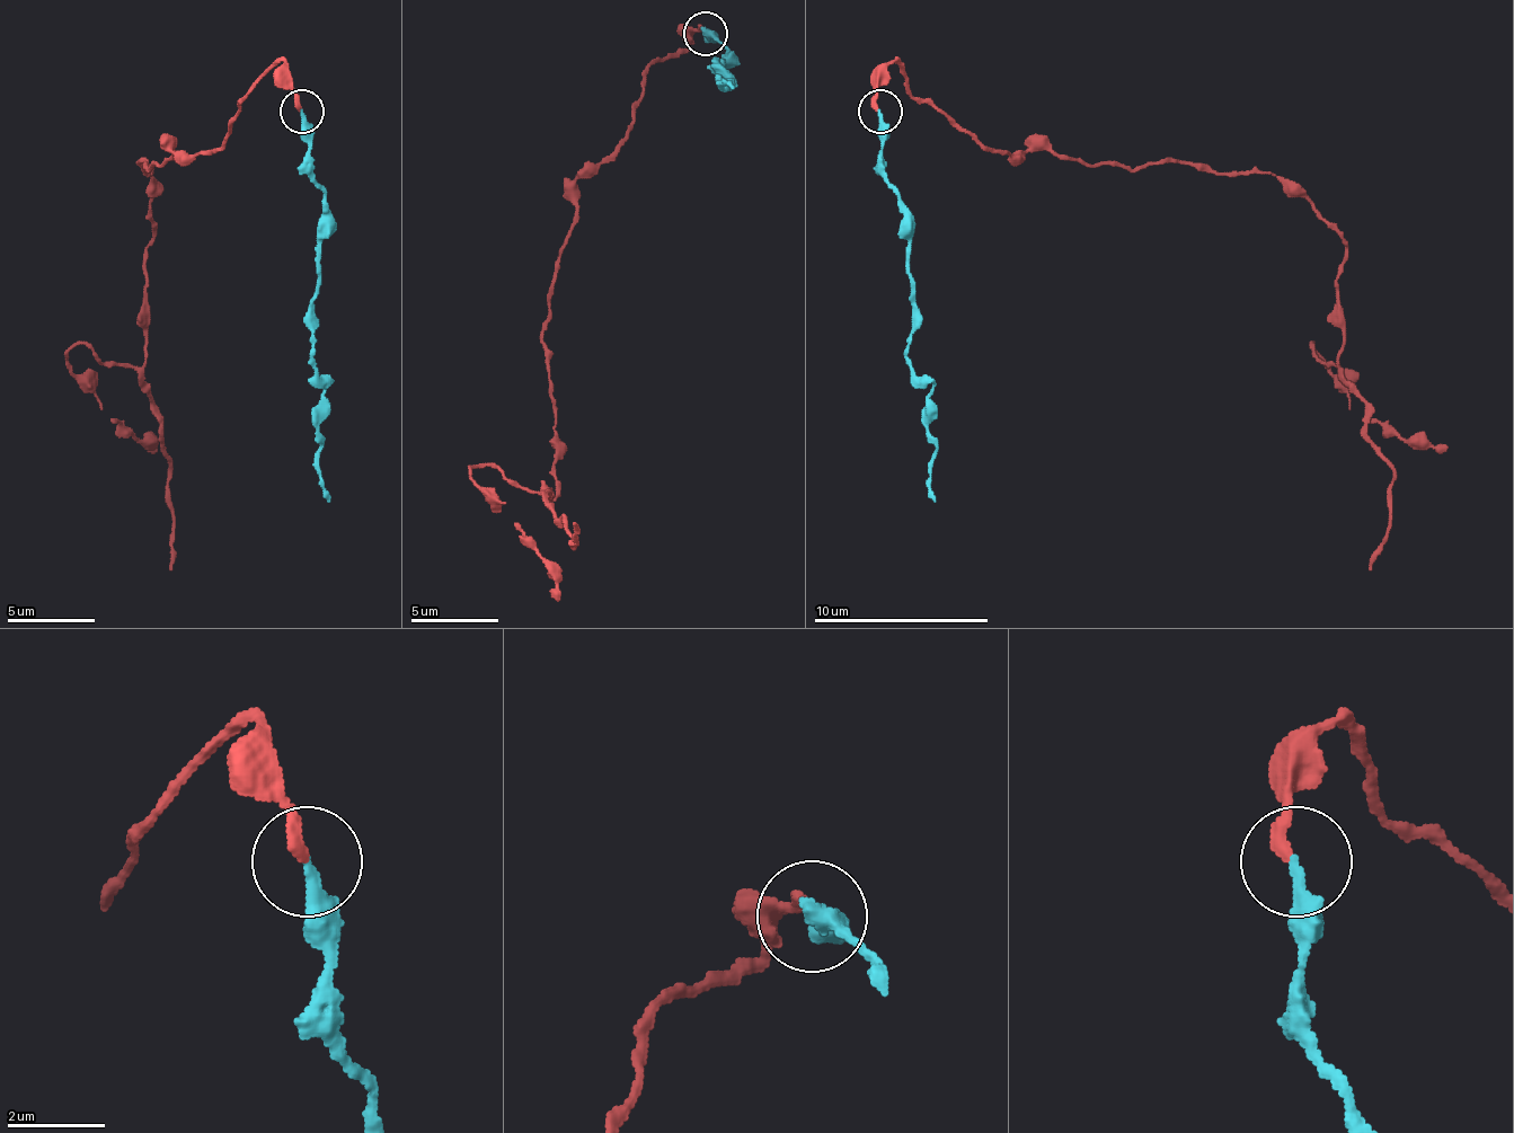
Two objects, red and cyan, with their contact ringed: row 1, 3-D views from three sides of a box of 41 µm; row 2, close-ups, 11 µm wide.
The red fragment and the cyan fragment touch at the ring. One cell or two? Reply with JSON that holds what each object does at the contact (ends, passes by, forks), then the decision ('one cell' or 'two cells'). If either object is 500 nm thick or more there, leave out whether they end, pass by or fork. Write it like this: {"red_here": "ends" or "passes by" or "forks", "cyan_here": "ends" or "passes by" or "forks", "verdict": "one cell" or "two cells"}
{"red_here": "ends", "cyan_here": "ends", "verdict": "one cell"}

